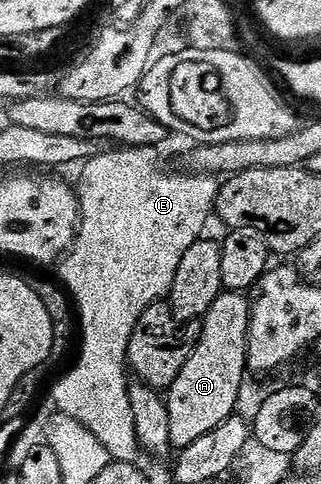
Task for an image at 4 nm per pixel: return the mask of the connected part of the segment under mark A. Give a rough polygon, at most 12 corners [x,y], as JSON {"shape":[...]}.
{"shape":[[223,292],[165,398],[174,451],[238,409],[250,299]]}

